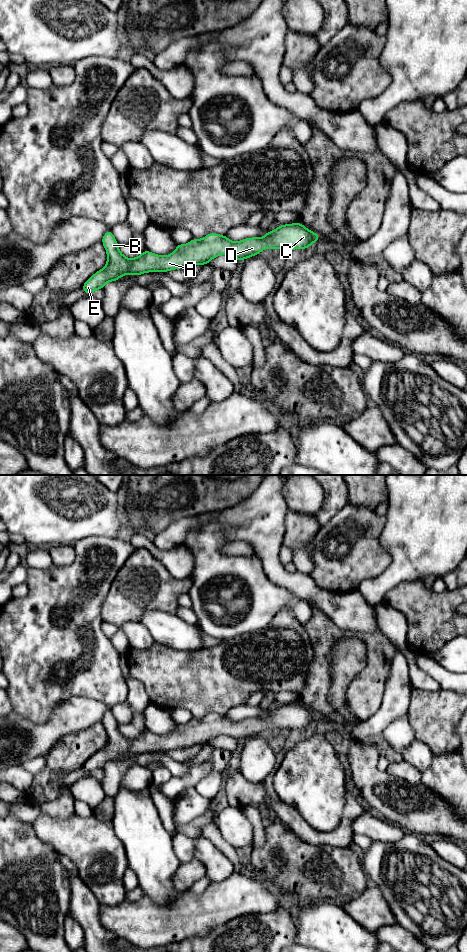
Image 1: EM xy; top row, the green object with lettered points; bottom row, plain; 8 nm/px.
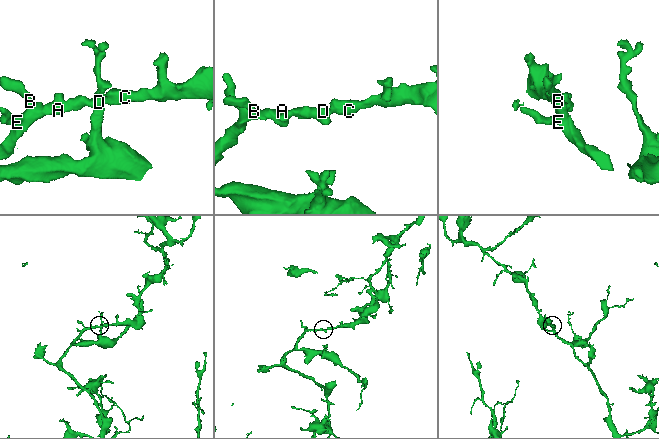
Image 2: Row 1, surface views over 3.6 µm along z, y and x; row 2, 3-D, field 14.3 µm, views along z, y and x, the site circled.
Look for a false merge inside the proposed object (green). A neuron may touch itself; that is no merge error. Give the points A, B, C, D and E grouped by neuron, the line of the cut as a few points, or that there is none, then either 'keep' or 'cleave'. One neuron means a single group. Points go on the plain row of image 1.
A B C D E | no cut | keep

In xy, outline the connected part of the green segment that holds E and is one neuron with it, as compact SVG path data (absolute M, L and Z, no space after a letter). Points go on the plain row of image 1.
M300 702L279 705L272 712L266 712L263 718L246 718L238 722L229 720L224 715L210 713L204 718L192 719L186 725L177 724L174 733L160 736L145 730L136 738L126 738L118 729L118 723L110 710L102 723L107 732L105 747L91 756L82 766L87 776L103 769L109 761L117 761L125 754L140 755L147 752L166 752L178 748L191 747L195 744L206 745L219 735L228 735L243 741L259 734L263 729L306 729L321 717L304 707Z

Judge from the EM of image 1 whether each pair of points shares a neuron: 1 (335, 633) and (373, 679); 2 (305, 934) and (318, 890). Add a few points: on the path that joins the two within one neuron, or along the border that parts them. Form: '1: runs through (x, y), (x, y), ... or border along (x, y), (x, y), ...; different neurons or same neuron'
1: runs through (352, 634), (362, 636), (373, 647), (373, 662); same neuron
2: border along (336, 901), (314, 900), (308, 903); different neurons

